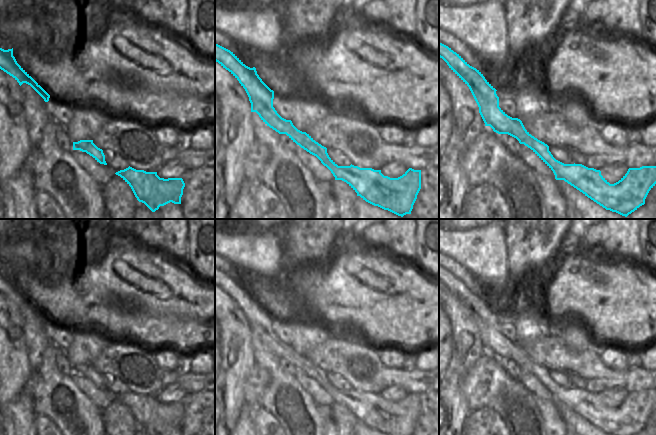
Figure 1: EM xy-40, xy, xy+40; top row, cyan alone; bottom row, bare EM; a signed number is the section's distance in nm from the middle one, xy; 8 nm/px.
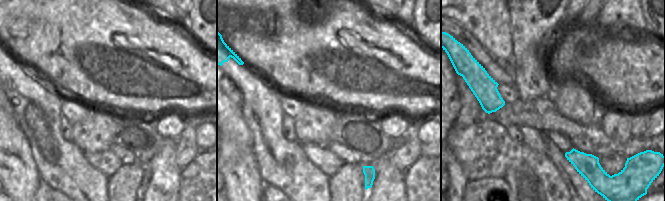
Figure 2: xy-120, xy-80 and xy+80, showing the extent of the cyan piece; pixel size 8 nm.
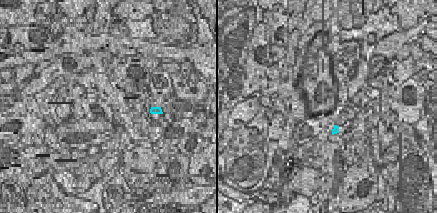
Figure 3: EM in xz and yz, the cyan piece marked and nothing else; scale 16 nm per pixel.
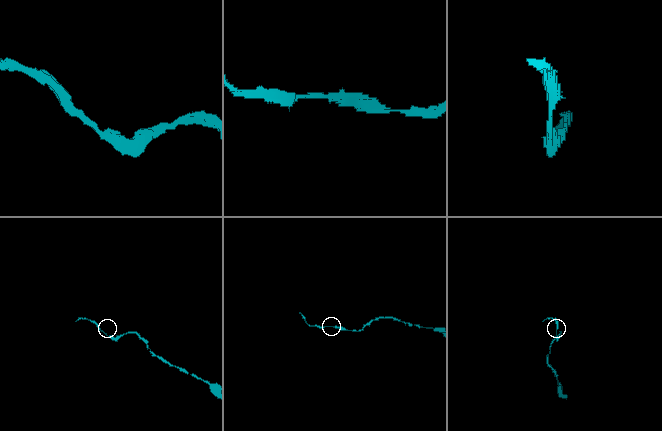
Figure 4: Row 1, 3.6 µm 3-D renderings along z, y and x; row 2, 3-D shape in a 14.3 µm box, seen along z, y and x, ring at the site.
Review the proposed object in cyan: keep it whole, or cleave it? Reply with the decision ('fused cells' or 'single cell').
single cell

